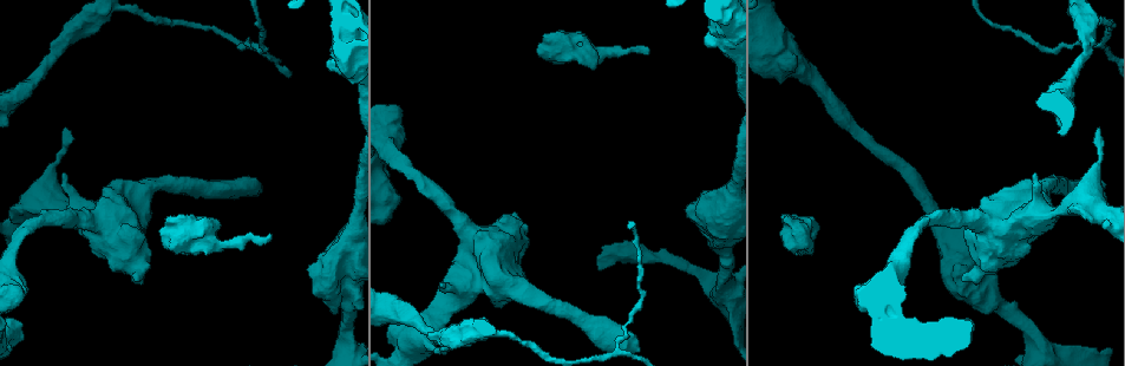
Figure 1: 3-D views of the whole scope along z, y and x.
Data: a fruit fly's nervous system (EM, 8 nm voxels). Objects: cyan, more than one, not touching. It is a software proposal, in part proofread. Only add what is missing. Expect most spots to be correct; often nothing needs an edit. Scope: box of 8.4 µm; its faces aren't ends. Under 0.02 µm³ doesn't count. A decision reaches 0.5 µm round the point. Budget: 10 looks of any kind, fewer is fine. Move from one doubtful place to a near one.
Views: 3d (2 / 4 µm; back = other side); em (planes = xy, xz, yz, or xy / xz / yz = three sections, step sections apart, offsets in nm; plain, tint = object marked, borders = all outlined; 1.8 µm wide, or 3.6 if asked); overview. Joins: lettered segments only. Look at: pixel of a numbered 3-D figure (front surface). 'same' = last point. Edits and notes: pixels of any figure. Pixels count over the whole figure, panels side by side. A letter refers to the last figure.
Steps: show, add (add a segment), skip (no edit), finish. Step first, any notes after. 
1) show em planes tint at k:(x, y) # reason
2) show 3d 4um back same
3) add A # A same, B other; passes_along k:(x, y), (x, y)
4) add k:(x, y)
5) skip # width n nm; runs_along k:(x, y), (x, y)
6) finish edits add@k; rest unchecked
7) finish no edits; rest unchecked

show em xz step 8 borders at 1:(647, 51) # an open end

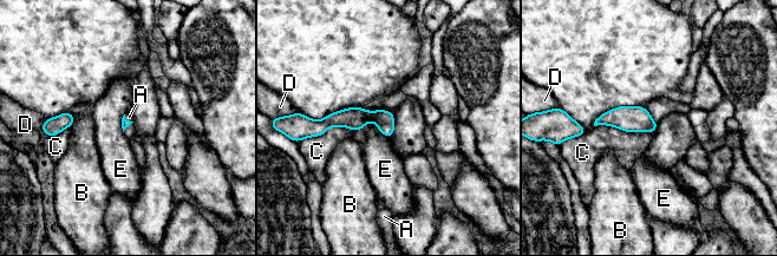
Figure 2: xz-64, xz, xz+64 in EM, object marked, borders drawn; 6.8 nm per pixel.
show em planes borders same # another direction

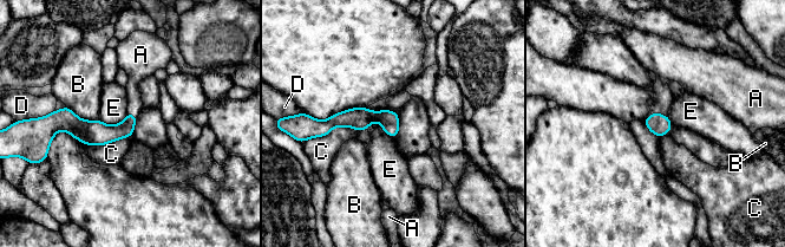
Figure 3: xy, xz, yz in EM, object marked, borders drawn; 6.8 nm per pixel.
add A # width 120 nm; A same, B other, C other, D other, E other; passes_along 3:(658, 124), (659, 114), (662, 95); it goes on there

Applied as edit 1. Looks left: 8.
show em 3.6um planes tint at 1:(964, 265) # thick turns thin

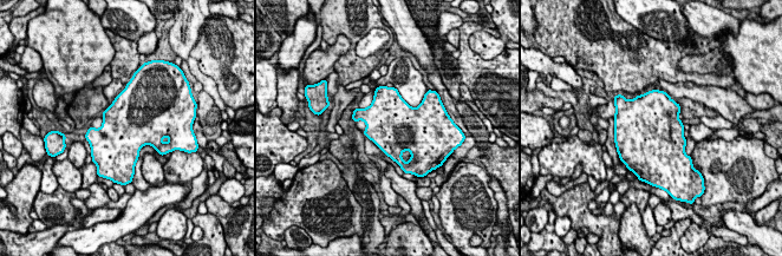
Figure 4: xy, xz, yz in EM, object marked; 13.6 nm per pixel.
show em 3.6um planes borders same # what lies round it

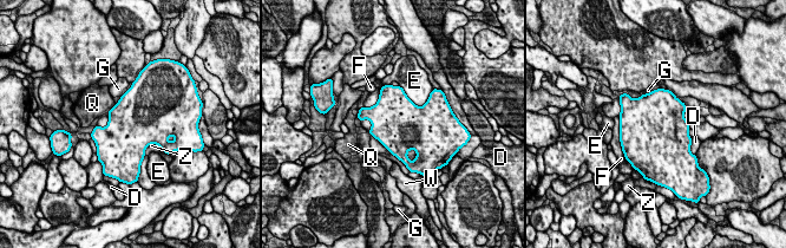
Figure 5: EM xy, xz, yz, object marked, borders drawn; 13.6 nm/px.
skip # D other, E other, F other, G other, Q other, W other, Z other; border 5:(116, 104), (106, 112); none of them fits

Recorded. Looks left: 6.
show 3d 4um at 1:(640, 351) # an open end

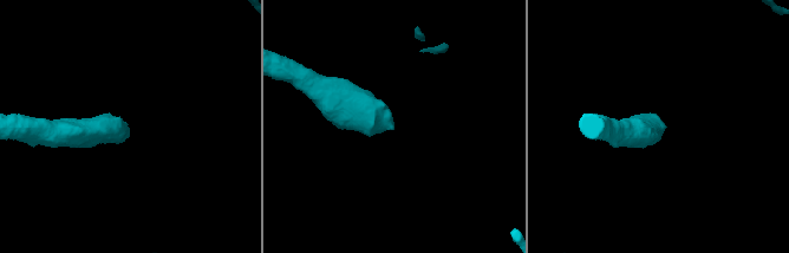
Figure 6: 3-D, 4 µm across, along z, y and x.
show em planes plain at 6:(127, 126)

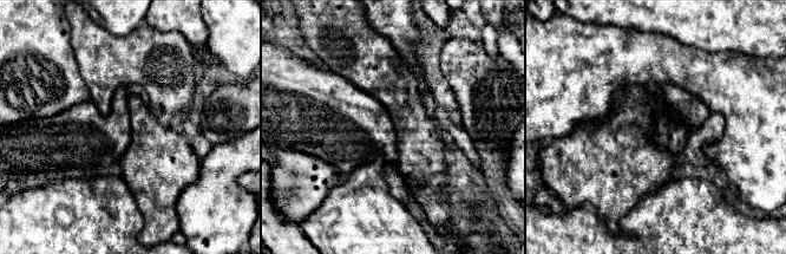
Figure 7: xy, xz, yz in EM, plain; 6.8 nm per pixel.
show em planes borders same

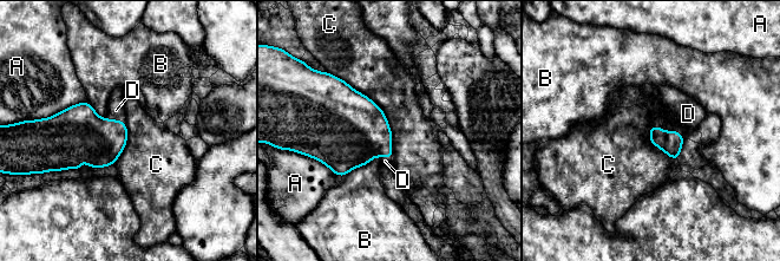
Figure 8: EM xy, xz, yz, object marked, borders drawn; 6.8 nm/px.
add D # A other, B other, C other, D same; passes_along 8:(79, 130), (113, 119), (116, 110); it goes on there

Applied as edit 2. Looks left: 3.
finish edits add@3, add@8; rest unchecked

